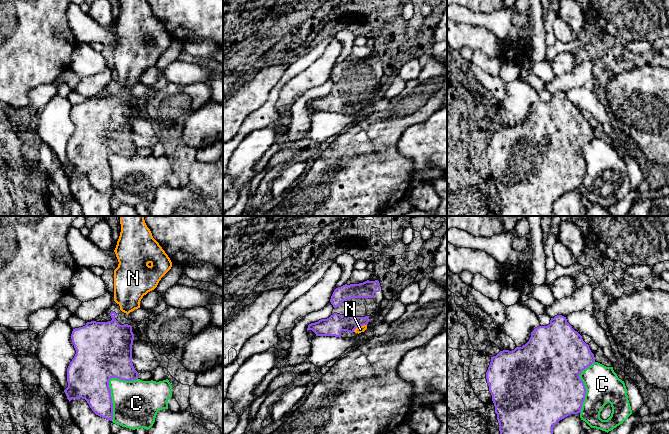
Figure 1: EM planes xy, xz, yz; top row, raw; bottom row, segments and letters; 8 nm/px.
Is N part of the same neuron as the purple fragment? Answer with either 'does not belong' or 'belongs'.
belongs

